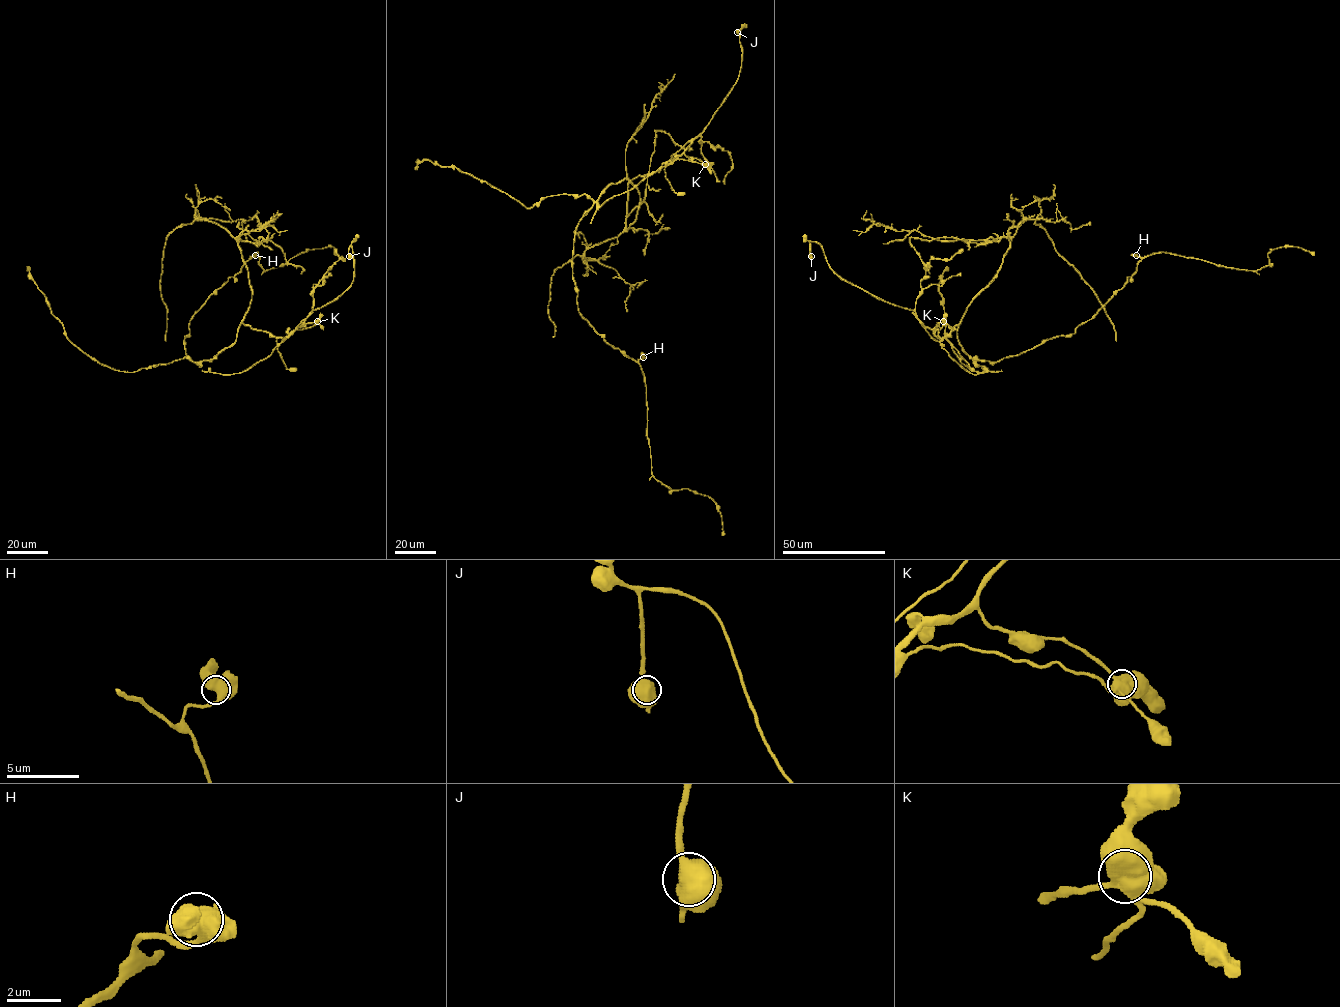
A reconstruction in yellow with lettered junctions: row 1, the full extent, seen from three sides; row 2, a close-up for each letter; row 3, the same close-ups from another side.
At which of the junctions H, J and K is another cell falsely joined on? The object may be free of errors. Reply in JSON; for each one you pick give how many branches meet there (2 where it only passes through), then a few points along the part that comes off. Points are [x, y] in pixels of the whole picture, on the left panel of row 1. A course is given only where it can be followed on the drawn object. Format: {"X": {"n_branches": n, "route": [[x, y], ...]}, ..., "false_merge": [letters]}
{"K": {"n_branches": 4, "route": [[317, 321], [313, 326], [292, 330], [266, 358], [241, 372], [228, 375], [202, 371]]}, "false_merge": ["K"]}

